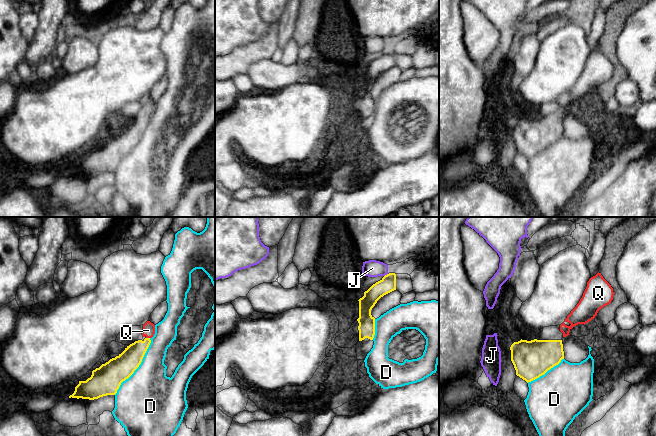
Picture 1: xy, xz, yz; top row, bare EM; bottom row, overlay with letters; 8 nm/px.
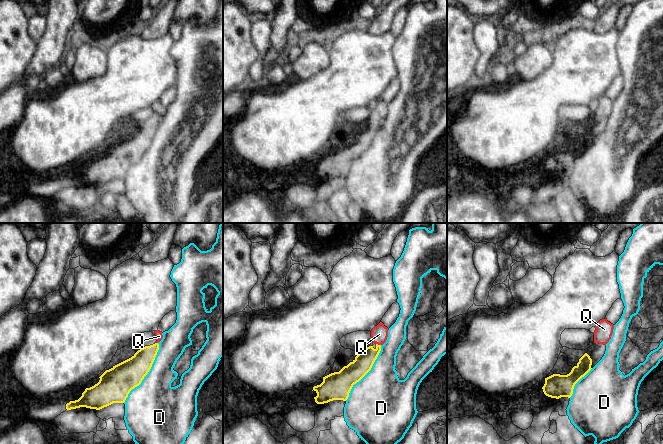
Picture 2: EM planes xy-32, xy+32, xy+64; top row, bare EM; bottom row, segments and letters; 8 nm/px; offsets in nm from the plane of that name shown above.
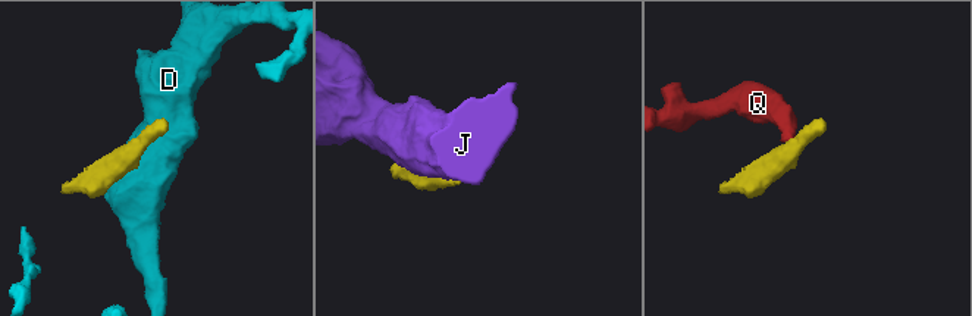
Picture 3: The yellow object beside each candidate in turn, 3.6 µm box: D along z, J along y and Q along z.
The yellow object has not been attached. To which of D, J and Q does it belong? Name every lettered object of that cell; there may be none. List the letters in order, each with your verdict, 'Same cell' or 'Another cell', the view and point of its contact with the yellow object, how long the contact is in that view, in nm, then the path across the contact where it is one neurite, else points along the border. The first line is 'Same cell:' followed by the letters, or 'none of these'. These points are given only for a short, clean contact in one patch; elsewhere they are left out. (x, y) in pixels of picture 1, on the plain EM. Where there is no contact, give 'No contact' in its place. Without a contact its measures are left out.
Same cell: Q
D: Another cell. Touches yellow at xy (138, 142). Shared border 550 nm
J: Another cell. Touches yellow at xz (385, 51). Shared border 40 nm
Q: Same cell. Touches yellow at xy (148, 114). Shared border 30 nm. Path across: xy (128, 137), (148, 114), (148, 106)

